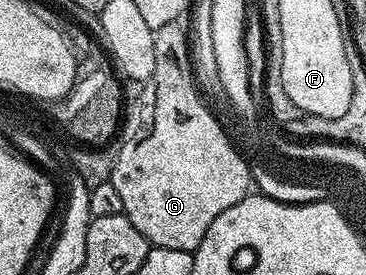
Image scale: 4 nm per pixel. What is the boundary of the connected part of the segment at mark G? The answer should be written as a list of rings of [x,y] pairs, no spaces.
[[[174,22],[167,26],[159,26],[153,33],[153,41],[155,42],[155,70],[151,70],[151,78],[144,81],[145,89],[139,97],[139,104],[142,104],[141,117],[138,118],[138,124],[129,132],[129,137],[117,148],[117,161],[113,167],[111,183],[115,186],[115,191],[119,193],[119,199],[123,202],[123,215],[131,222],[131,226],[135,226],[135,230],[139,230],[139,234],[143,234],[143,238],[147,238],[150,245],[154,248],[166,248],[167,250],[183,250],[184,252],[194,253],[197,251],[199,242],[203,242],[203,238],[207,234],[207,230],[211,230],[211,222],[215,222],[215,218],[219,218],[219,214],[223,214],[223,210],[231,210],[231,206],[235,206],[235,202],[239,202],[245,196],[250,195],[251,185],[246,181],[245,168],[242,167],[241,160],[234,156],[230,151],[228,144],[225,142],[222,121],[212,123],[210,115],[212,114],[208,105],[202,99],[201,93],[198,92],[197,84],[193,77],[193,64],[190,60],[190,37],[181,29],[180,23]]]

